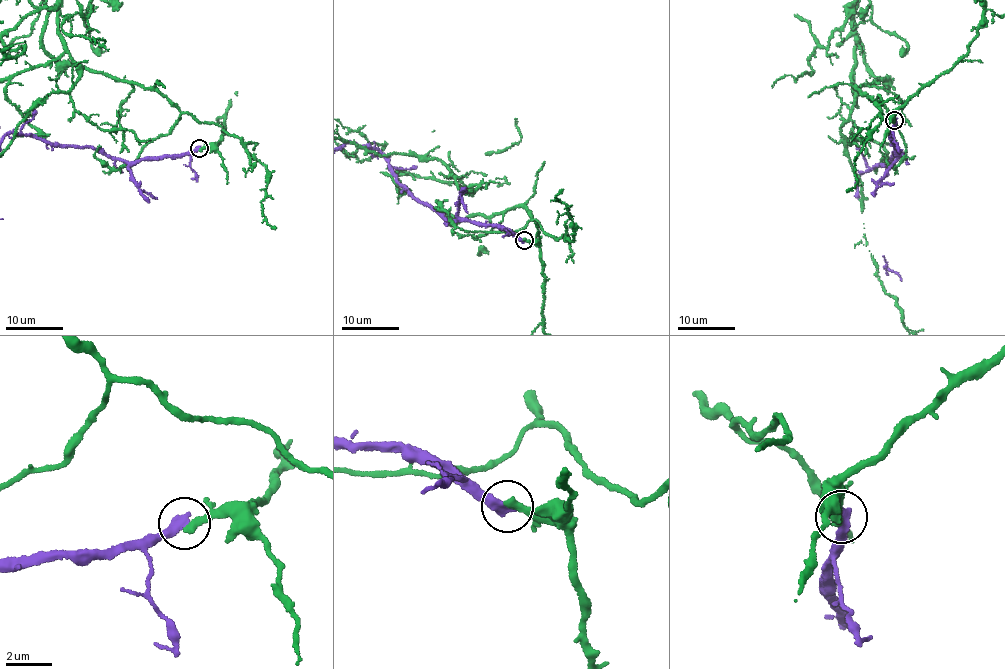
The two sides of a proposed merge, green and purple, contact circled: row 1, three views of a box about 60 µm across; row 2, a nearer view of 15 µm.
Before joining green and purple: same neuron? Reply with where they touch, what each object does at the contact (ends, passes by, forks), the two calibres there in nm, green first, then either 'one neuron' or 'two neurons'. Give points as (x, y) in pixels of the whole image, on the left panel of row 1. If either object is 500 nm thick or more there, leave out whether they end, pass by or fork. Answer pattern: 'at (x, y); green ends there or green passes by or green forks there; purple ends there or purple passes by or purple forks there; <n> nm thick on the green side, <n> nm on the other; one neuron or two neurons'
at (199, 148); green ends there; purple ends there; 360 nm thick on the green side, 440 nm on the other; two neurons

